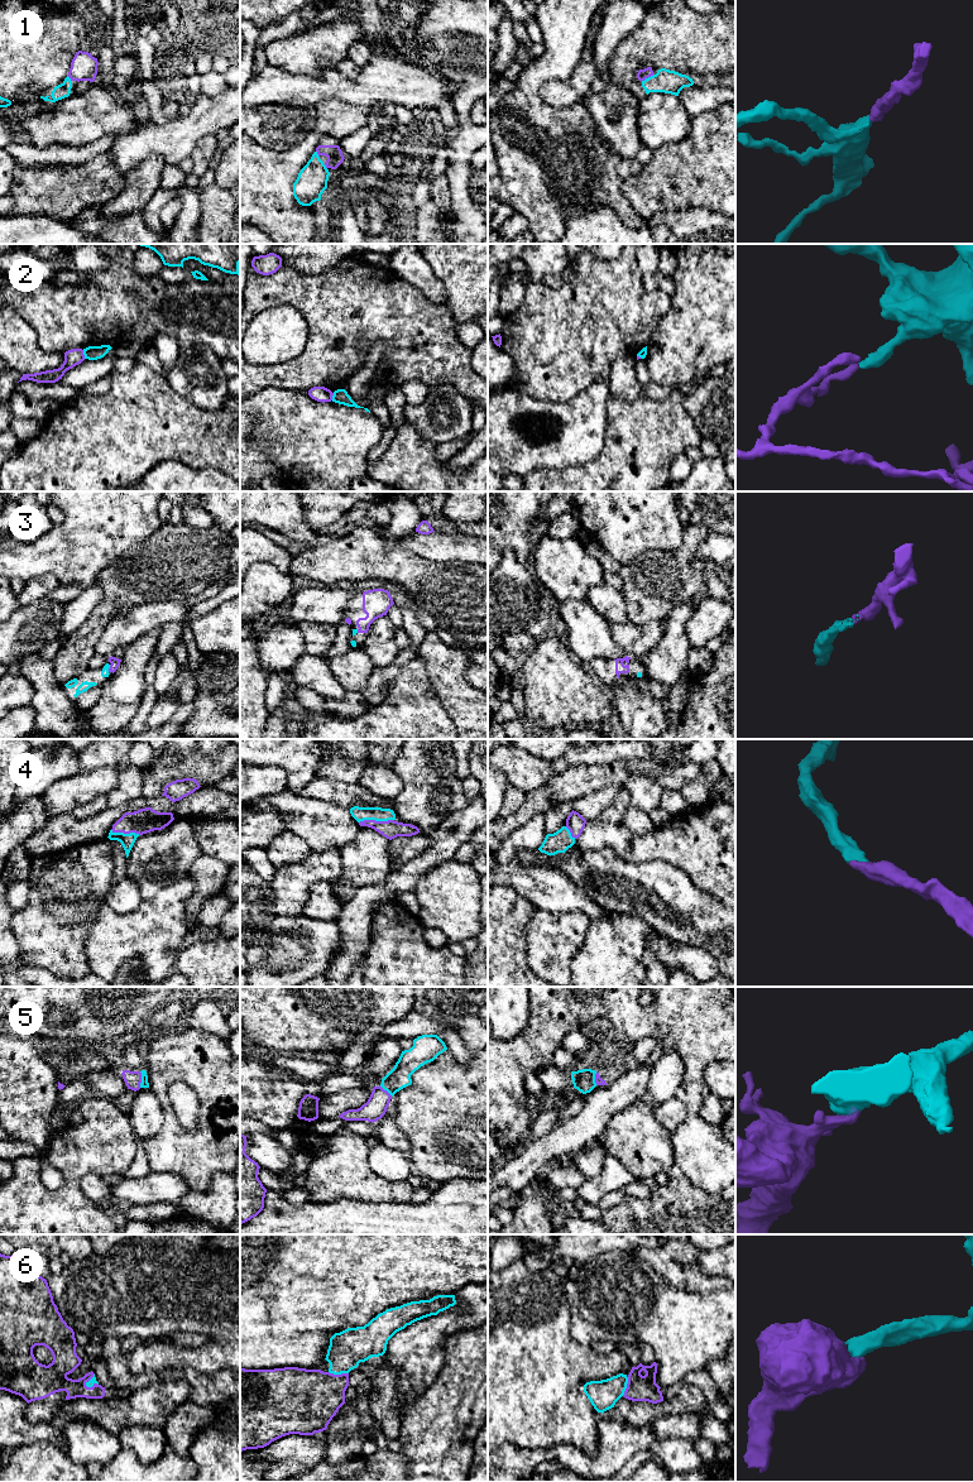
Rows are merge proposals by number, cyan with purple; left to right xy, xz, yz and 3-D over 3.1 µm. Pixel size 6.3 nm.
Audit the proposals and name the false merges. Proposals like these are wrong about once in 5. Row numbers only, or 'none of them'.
2

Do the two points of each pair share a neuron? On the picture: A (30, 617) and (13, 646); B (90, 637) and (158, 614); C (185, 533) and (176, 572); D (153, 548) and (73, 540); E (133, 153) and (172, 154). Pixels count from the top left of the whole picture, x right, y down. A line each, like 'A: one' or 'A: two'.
A: one
B: two
C: one
D: two
E: one

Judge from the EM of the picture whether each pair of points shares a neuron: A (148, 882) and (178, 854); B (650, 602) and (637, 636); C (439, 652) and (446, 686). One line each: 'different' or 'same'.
A: same
B: different
C: same

